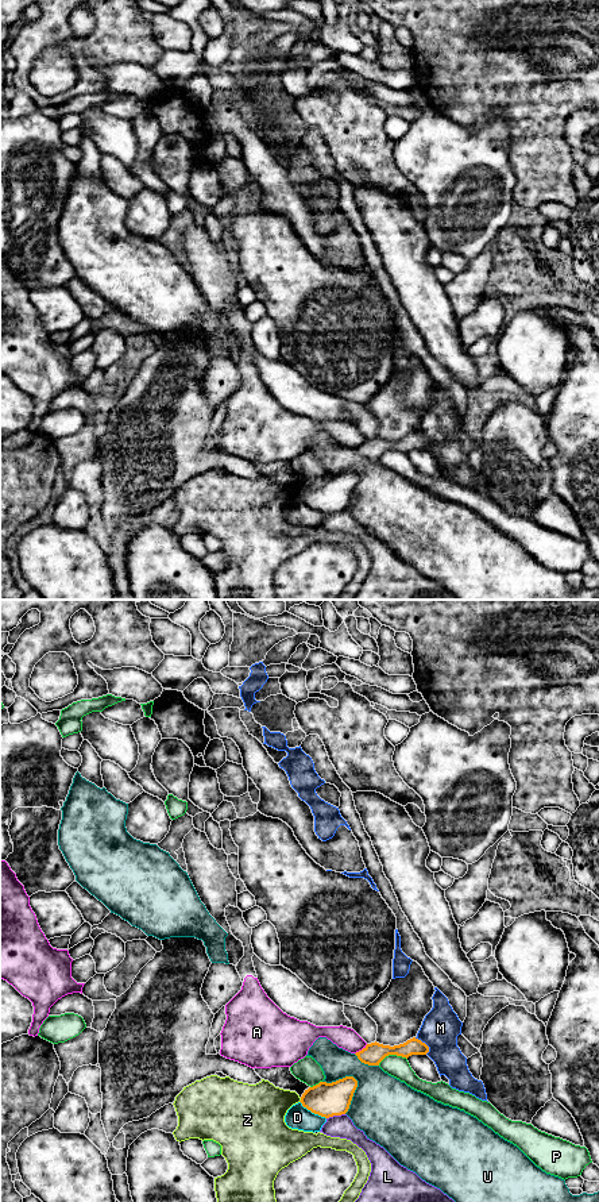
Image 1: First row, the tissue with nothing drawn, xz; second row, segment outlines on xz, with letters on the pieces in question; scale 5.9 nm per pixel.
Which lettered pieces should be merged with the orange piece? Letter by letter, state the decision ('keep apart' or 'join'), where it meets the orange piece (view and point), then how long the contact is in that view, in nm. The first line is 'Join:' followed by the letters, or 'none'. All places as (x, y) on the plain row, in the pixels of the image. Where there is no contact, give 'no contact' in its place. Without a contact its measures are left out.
Join: none
A: keep apart; contact xz (362, 445); length 100 nm
D: keep apart; contact xz (312, 507); length 190 nm
L: keep apart; contact xz (335, 509); length 120 nm
M: keep apart; contact xz (425, 439); length 130 nm
P: keep apart; contact xz (391, 449); length 180 nm
U: keep apart; contact xz (356, 476); length 240 nm
Z: keep apart; contact xz (301, 494); length 30 nm

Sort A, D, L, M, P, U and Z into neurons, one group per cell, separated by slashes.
A / D / L / M / P / U / Z

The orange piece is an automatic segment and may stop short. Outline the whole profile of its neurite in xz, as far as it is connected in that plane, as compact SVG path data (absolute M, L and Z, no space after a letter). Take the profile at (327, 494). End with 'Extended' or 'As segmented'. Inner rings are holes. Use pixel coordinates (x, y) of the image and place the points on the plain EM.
M353 471L332 478L320 477L305 485L300 497L312 508L325 513L341 511L348 506L356 482L358 475Z. As segmented

